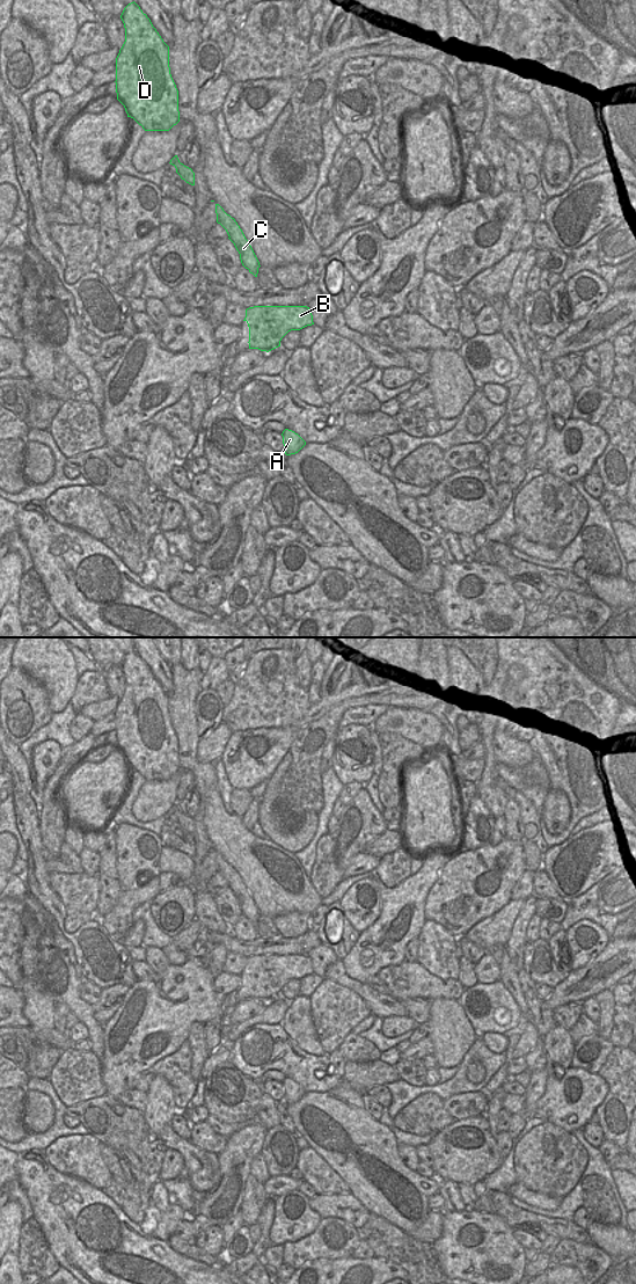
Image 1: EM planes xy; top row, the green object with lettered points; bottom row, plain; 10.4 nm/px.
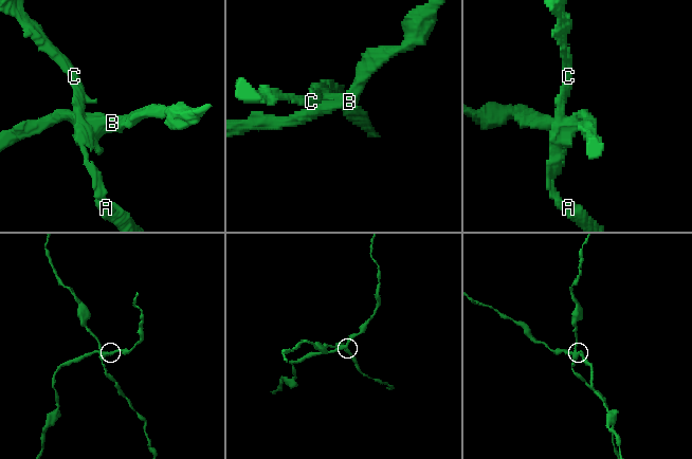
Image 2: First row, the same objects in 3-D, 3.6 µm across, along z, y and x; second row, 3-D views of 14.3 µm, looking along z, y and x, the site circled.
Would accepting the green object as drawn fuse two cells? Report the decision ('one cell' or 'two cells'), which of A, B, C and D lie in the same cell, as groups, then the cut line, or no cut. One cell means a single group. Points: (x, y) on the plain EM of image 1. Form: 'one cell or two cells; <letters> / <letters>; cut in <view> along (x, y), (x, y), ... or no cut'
two cells; A C D / B; cut in xy along (249, 980), (263, 980), (268, 985), (275, 982), (280, 989)

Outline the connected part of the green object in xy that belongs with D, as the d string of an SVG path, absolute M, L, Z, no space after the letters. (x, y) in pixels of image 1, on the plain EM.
M134 650L124 657L120 667L125 691L116 707L117 749L145 780L169 780L180 771L169 695Z

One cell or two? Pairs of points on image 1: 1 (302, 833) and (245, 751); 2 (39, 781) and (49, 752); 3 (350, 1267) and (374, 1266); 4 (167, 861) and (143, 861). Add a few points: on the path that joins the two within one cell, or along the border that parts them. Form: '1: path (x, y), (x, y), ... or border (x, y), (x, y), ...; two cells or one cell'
1: border (283, 758), (267, 780); two cells
2: path (43, 774), (51, 766), (51, 759); one cell
3: path (356, 1264), (368, 1264); one cell
4: border (163, 845), (158, 862), (160, 872); two cells

